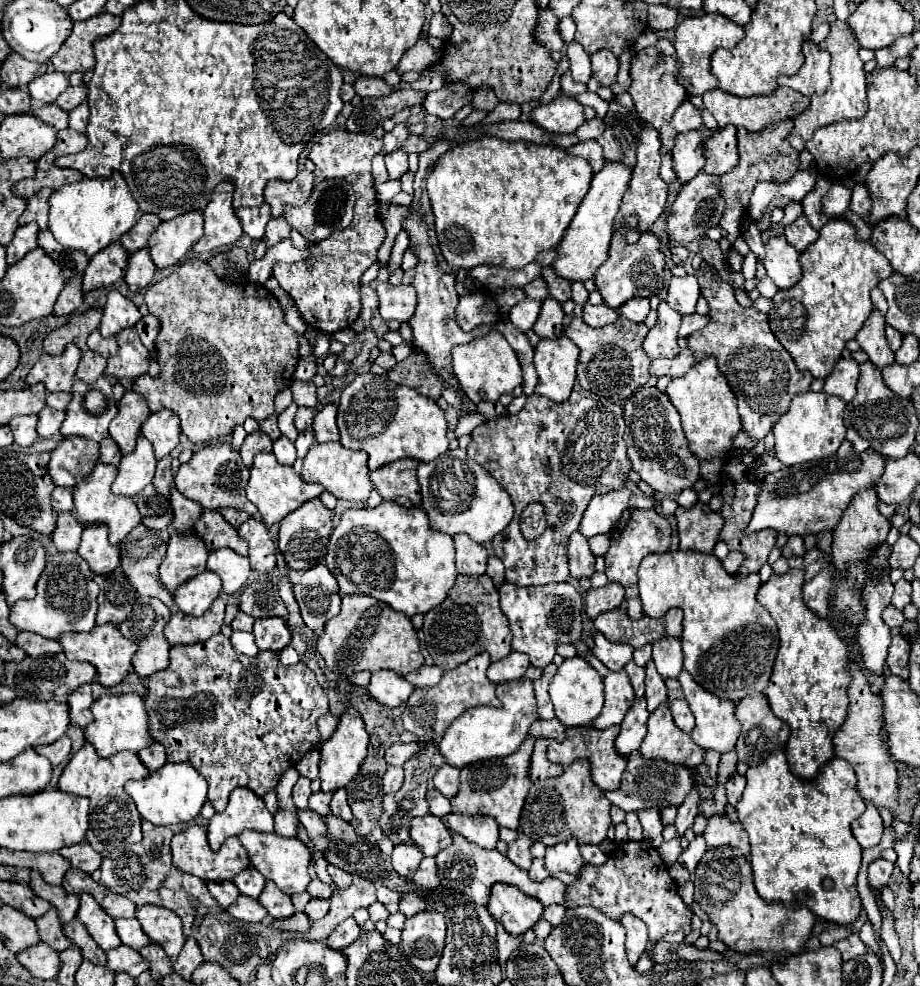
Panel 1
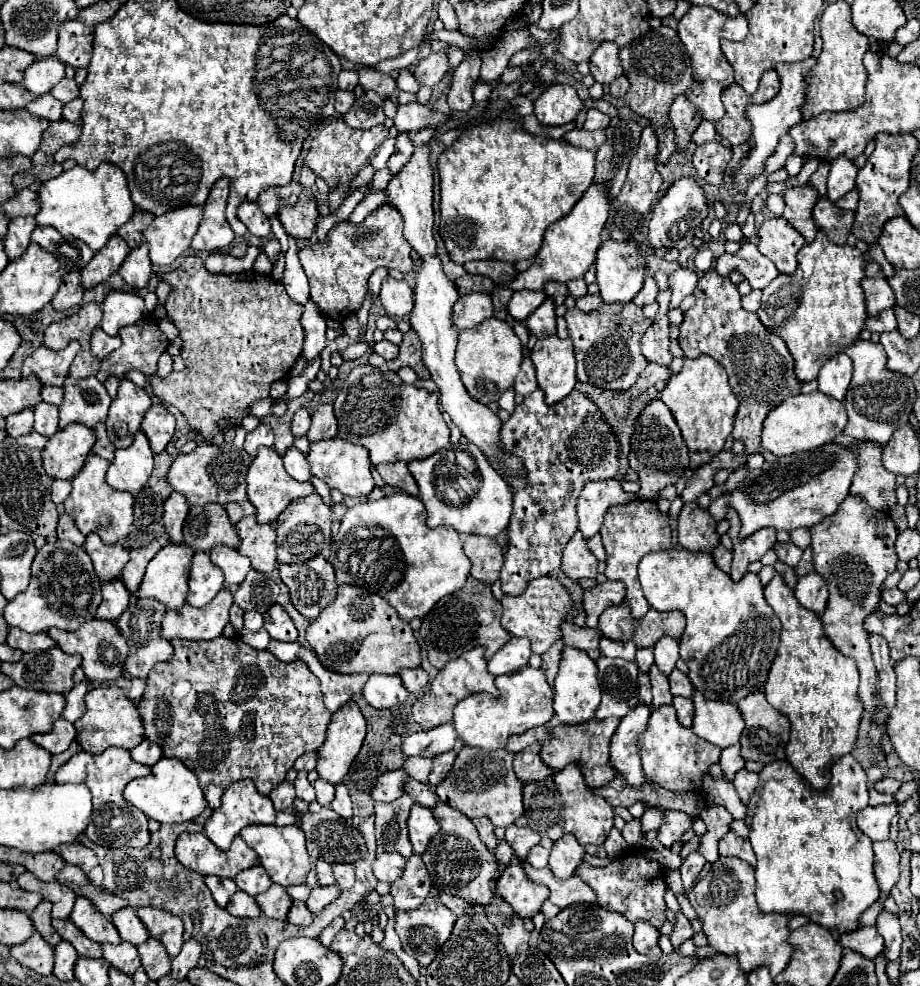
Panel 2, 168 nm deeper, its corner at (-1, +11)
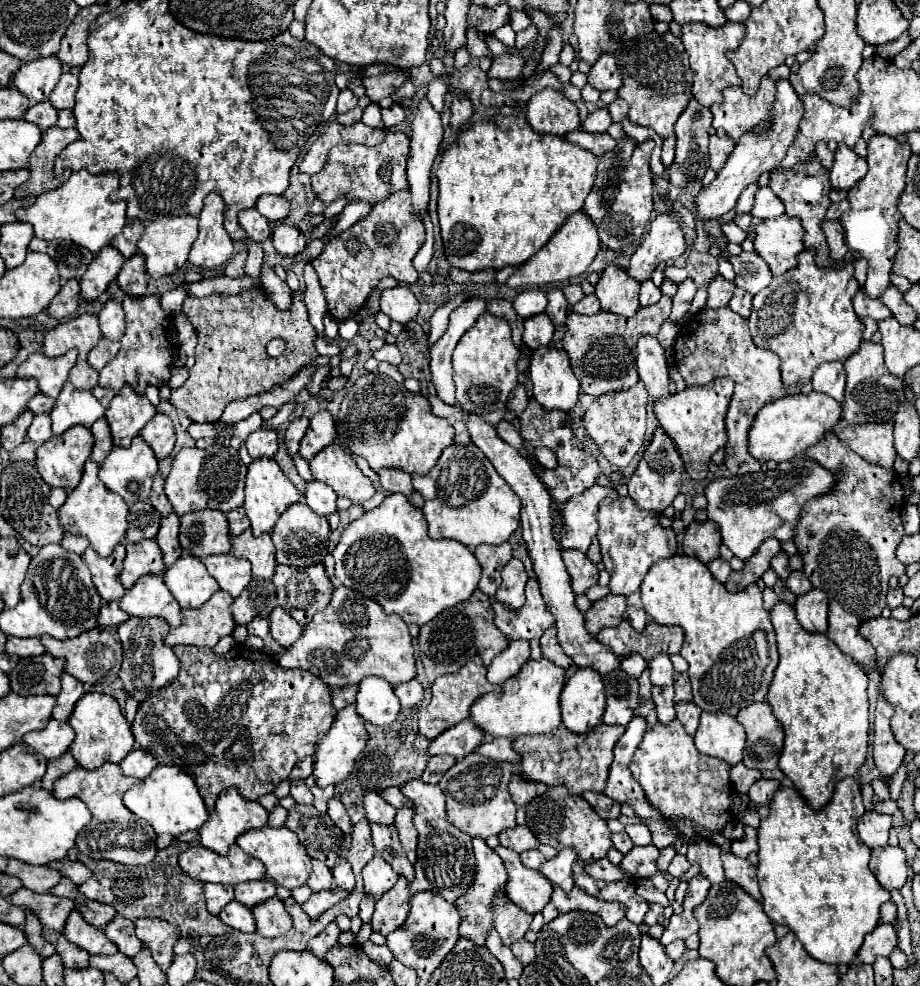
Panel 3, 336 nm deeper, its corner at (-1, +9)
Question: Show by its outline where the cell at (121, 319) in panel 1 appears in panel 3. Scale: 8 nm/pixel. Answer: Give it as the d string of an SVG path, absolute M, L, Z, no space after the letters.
M108 301L102 311L98 313L100 319L100 329L102 329L102 337L110 339L110 341L120 341L122 333L124 333L124 311L122 305L118 301Z

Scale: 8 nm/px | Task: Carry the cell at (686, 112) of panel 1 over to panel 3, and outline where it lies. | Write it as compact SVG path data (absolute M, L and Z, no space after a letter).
M690 99L688 107L678 117L674 129L676 129L676 159L670 165L670 183L674 187L688 187L694 181L702 181L708 169L708 137L712 127L712 111L704 105L700 105L696 99Z

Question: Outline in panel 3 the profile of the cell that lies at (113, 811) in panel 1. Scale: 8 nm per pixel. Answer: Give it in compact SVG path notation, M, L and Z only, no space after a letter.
M104 763L96 771L86 771L82 767L76 767L68 775L56 779L56 783L54 783L54 797L56 799L64 801L64 799L78 797L80 801L84 801L92 809L92 815L94 815L90 825L76 839L76 847L80 853L84 853L96 861L108 859L108 861L116 861L122 865L148 865L148 863L152 863L152 859L156 855L156 845L154 845L156 833L150 829L150 825L146 821L140 821L136 815L132 815L122 803L124 791L130 789L132 785L138 785L138 783L140 783L140 779L124 777L122 769L116 763Z

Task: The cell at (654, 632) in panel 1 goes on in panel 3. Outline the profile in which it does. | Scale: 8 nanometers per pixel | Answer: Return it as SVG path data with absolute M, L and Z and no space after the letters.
M624 619L618 627L602 629L596 639L608 645L620 659L632 653L640 653L646 661L652 661L658 653L678 653L684 641L684 631L680 631L680 627L662 627L648 623L642 633L636 633L630 621Z

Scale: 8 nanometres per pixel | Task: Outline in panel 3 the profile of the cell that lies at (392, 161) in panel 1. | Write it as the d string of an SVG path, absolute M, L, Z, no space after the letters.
M384 128L386 136L384 143L376 147L366 145L336 145L328 153L328 161L324 169L316 175L312 175L312 191L316 197L330 205L338 197L346 197L348 203L352 201L366 201L370 205L376 205L390 197L392 193L400 189L408 189L406 165L409 155L409 137L400 131L391 132Z

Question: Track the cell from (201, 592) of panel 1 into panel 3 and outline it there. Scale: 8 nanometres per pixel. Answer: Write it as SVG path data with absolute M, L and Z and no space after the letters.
M182 555L174 565L166 567L162 577L182 609L204 605L220 589L204 563L192 555Z

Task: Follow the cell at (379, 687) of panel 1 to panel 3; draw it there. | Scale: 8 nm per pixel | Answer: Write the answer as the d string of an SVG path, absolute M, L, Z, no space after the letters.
M366 677L366 681L360 683L356 705L358 715L378 727L390 725L400 711L400 701L390 683L382 681L380 677Z

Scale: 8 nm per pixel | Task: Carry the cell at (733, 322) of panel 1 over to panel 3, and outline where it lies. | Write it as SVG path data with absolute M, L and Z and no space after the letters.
M730 307L702 309L694 315L692 323L684 329L684 335L676 337L674 365L680 371L686 385L708 385L716 377L730 377L734 381L734 395L726 411L726 457L724 465L730 475L744 475L760 469L760 463L748 455L748 427L760 407L780 397L786 397L786 389L780 377L780 357L772 351L758 349L748 333L746 319L734 313Z

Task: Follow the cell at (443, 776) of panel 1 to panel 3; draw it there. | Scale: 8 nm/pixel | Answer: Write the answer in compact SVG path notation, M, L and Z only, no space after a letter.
M446 755L446 757L430 757L430 761L428 761L428 765L426 765L424 773L422 773L422 781L424 781L424 783L430 783L430 785L436 785L436 783L442 779L442 775L444 775L454 763L456 763L456 759L450 757L450 755Z

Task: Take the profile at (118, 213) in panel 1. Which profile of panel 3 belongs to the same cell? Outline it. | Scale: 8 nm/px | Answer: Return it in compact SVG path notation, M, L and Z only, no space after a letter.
M86 169L72 173L70 179L54 189L46 191L40 197L36 197L34 205L26 209L18 209L16 217L18 221L26 221L34 225L38 239L70 239L86 249L90 249L94 255L110 245L110 241L122 231L126 223L126 203L124 201L112 201L110 195L118 191L118 175L116 173L102 173L102 175L90 175Z

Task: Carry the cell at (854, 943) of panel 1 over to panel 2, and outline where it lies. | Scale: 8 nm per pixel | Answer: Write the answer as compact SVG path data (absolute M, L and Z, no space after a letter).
M862 927L860 931L852 931L852 935L840 935L840 943L846 949L858 951L868 959L874 959L882 951L880 933L876 927Z

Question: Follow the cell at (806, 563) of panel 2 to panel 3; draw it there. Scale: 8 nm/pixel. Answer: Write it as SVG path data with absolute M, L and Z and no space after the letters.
M792 571L792 575L788 577L786 581L786 587L798 597L798 595L804 595L812 589L812 583L808 581L808 577L804 575L804 571Z

